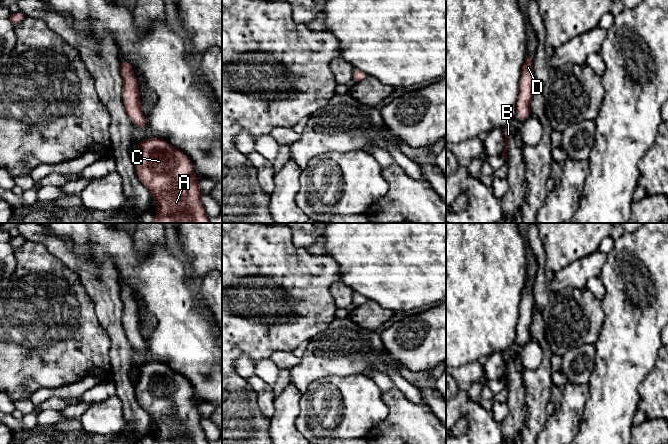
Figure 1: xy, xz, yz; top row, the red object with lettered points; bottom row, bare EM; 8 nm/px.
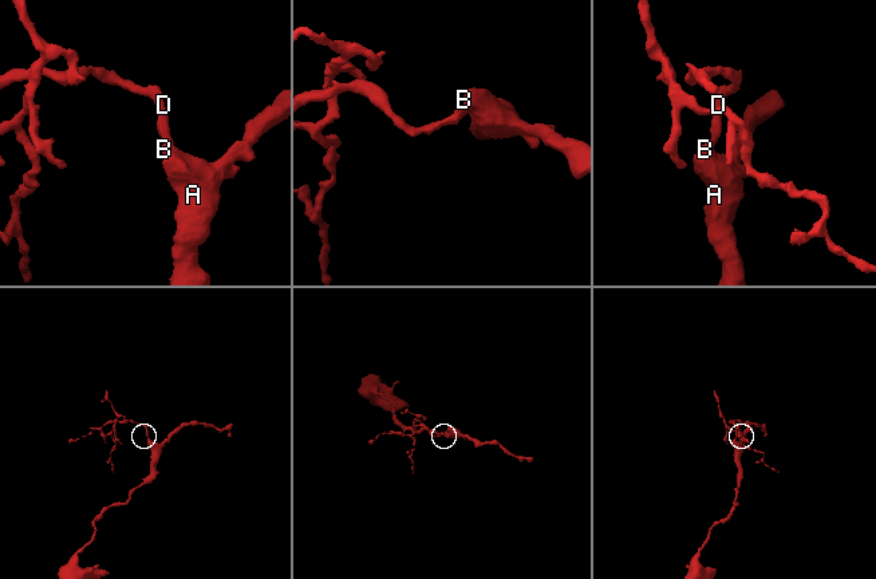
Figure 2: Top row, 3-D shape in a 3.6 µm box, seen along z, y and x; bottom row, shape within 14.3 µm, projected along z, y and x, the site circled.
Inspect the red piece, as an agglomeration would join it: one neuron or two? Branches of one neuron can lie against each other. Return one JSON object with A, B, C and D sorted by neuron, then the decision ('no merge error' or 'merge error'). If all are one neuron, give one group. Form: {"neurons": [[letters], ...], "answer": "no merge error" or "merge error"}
{"neurons": [["A", "B", "C", "D"]], "answer": "no merge error"}

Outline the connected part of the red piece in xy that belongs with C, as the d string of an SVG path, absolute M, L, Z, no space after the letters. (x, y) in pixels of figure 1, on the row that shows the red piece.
M156 137L141 140L136 144L138 153L135 158L135 173L157 205L153 223L209 223L198 186L201 179L194 175L189 156L166 140Z

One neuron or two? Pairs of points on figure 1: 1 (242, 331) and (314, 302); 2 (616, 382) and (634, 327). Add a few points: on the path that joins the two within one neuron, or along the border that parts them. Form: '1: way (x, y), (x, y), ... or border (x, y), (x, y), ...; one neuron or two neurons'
1: way (262, 332), (268, 337), (279, 326), (301, 318); one neuron
2: way (620, 368), (629, 341); one neuron

